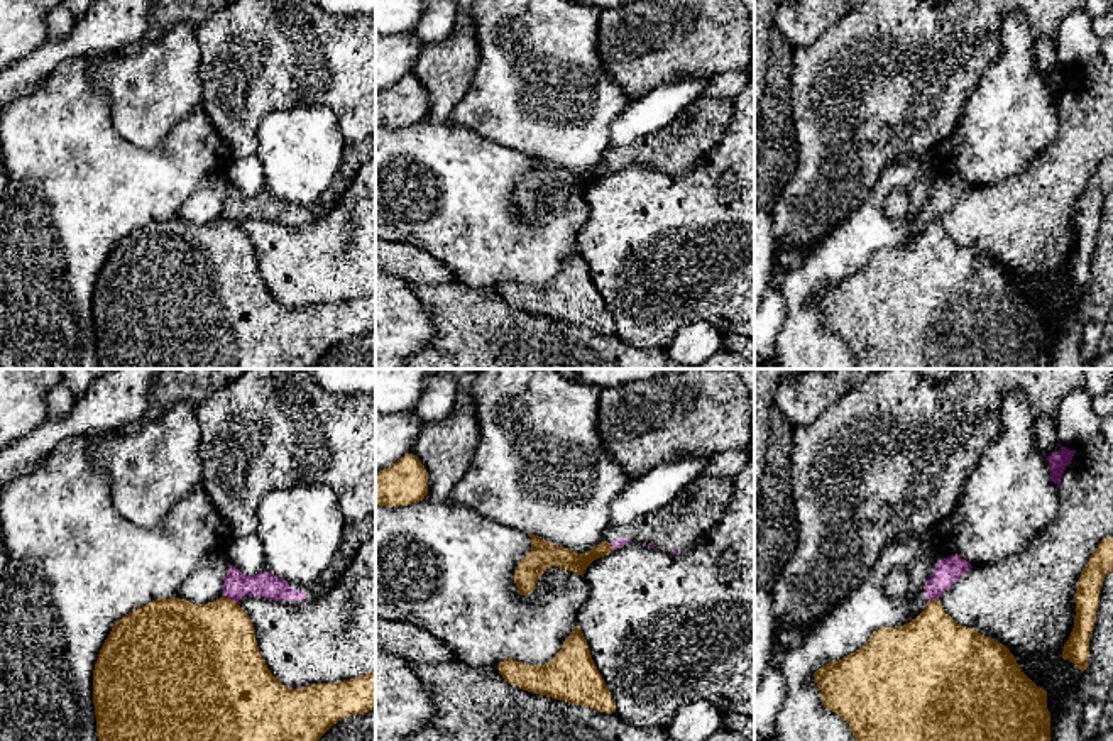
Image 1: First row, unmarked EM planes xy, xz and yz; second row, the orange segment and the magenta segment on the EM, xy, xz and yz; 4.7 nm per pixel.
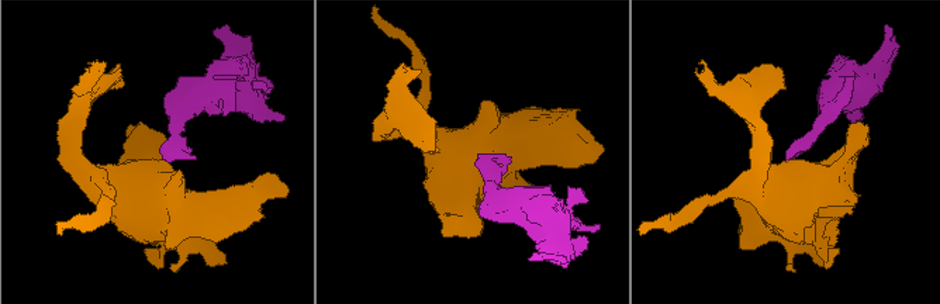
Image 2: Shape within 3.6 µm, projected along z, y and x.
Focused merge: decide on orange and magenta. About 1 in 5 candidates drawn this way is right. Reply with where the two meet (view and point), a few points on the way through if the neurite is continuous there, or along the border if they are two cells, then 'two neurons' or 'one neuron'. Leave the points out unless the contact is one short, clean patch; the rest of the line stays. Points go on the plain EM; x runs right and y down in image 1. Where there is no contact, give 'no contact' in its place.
contact xy (229, 220); border xy (222, 215), (235, 224); two neurons

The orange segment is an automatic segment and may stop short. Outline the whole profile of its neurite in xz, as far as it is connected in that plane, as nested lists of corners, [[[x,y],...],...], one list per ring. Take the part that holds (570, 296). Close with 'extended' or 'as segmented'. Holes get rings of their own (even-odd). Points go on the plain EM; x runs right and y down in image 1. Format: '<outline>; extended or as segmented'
[[[578,245],[546,286],[528,286],[506,279],[497,291],[507,305],[523,311],[606,335],[616,333],[616,323],[592,281]]]; as segmented

